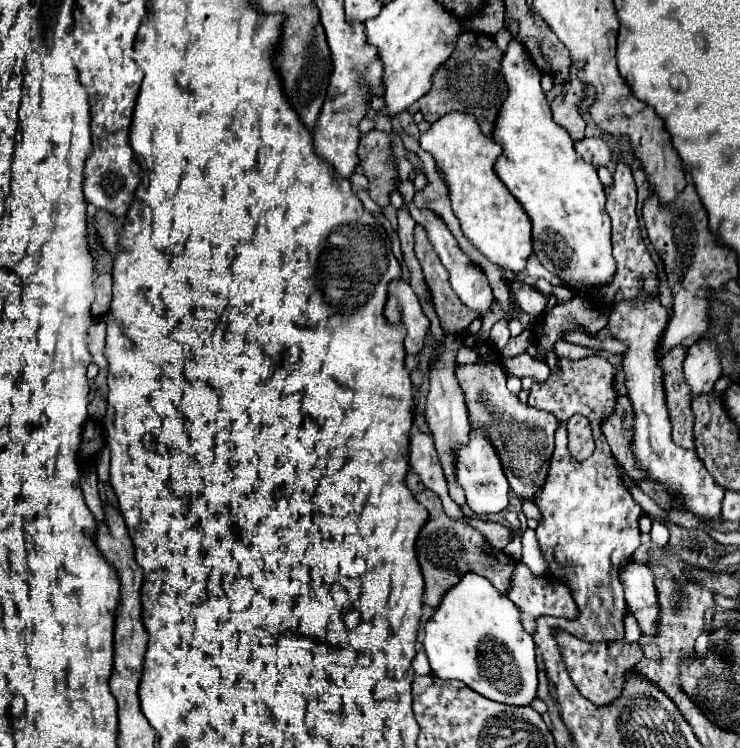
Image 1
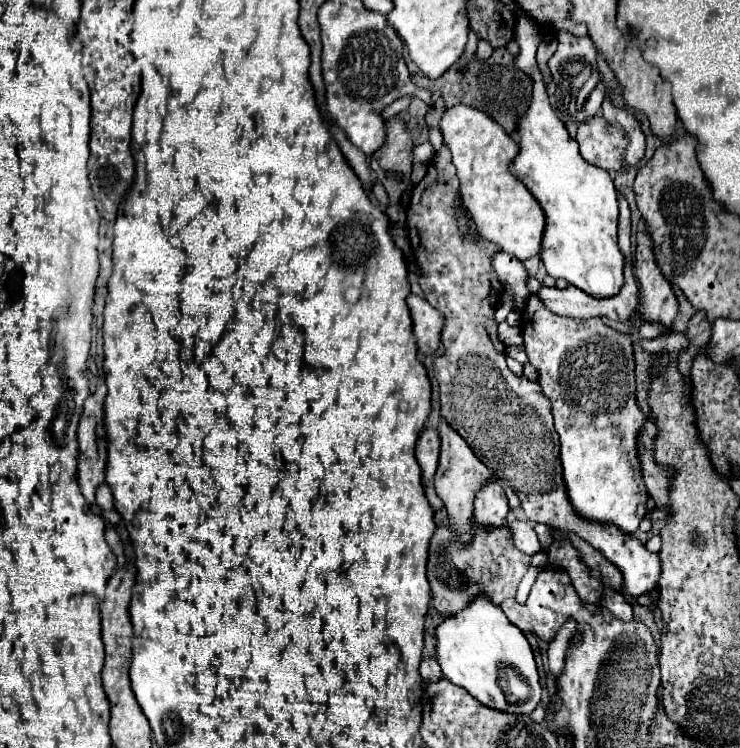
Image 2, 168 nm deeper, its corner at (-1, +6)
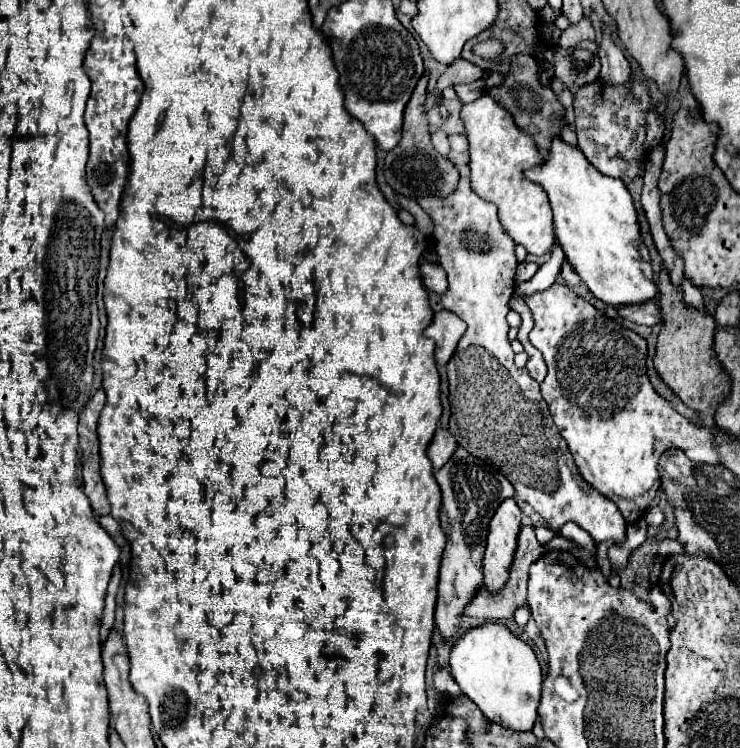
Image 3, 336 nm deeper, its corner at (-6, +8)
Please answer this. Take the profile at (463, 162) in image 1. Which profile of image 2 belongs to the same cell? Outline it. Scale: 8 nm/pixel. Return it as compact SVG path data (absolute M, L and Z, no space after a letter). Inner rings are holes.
M463 104L443 112L439 130L453 156L453 166L457 168L457 178L461 182L461 200L471 214L477 232L519 260L535 256L541 248L545 216L523 182L509 172L509 162L519 152L517 142L493 122L491 116Z

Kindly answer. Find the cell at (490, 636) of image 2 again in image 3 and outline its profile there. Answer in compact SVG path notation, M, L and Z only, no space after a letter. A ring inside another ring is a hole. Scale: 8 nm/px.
M488 622L468 630L452 648L450 672L464 696L468 696L490 722L516 732L532 730L538 718L536 710L540 704L543 675L532 648L518 640L506 626Z

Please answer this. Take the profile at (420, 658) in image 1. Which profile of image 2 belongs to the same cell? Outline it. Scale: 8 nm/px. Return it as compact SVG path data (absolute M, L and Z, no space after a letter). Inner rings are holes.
M423 658L419 670L421 670L423 680L427 680L427 682L437 682L437 680L443 676L443 674L441 674L441 668L439 668L439 664L437 664L435 658Z

